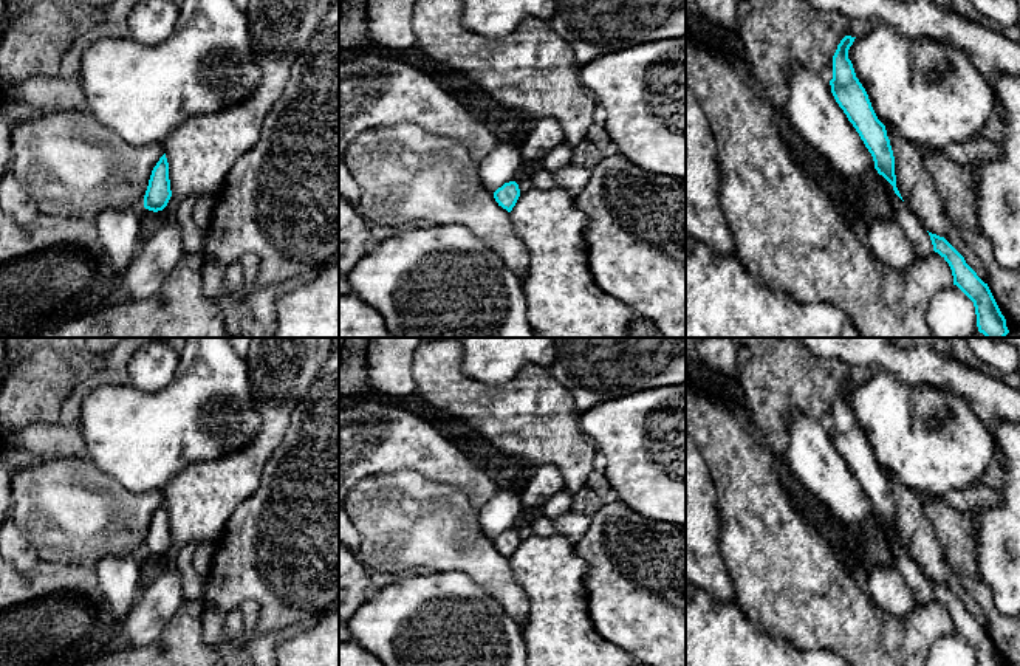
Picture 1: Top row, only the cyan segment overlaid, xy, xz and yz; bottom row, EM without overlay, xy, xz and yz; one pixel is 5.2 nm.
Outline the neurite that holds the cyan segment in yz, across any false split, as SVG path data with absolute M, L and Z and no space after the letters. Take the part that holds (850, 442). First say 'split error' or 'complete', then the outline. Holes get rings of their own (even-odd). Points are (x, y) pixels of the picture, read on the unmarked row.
complete | M845 383L837 392L833 403L831 440L871 500L875 516L893 533L895 541L902 547L896 534L895 503L885 472L878 466L868 441L848 406L848 397L854 386Z

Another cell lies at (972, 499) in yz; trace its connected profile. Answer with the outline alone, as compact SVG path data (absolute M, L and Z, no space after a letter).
M983 483L964 488L961 491L947 493L941 499L944 503L969 516L980 510L1001 506L1000 493Z

